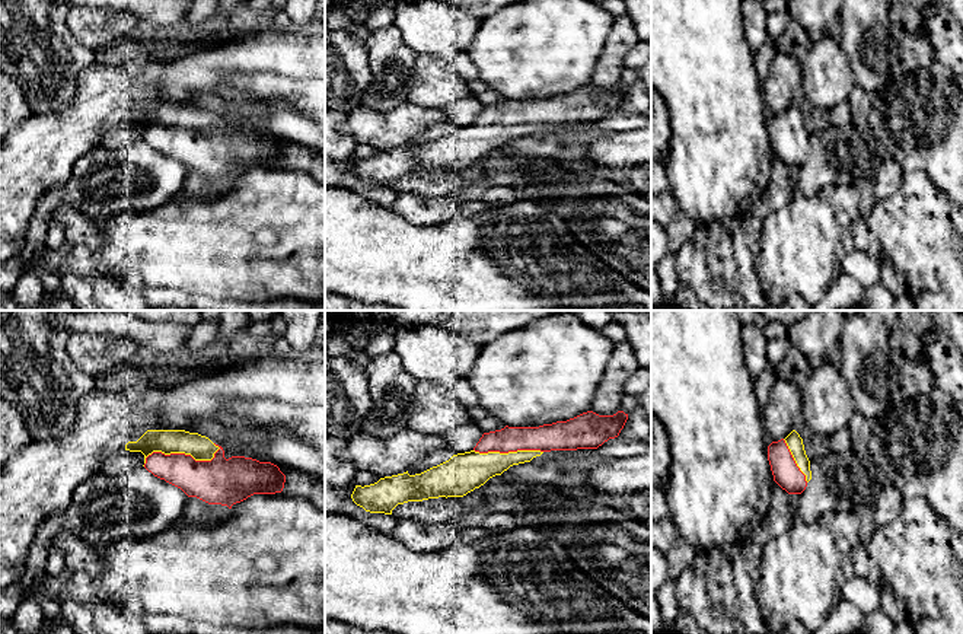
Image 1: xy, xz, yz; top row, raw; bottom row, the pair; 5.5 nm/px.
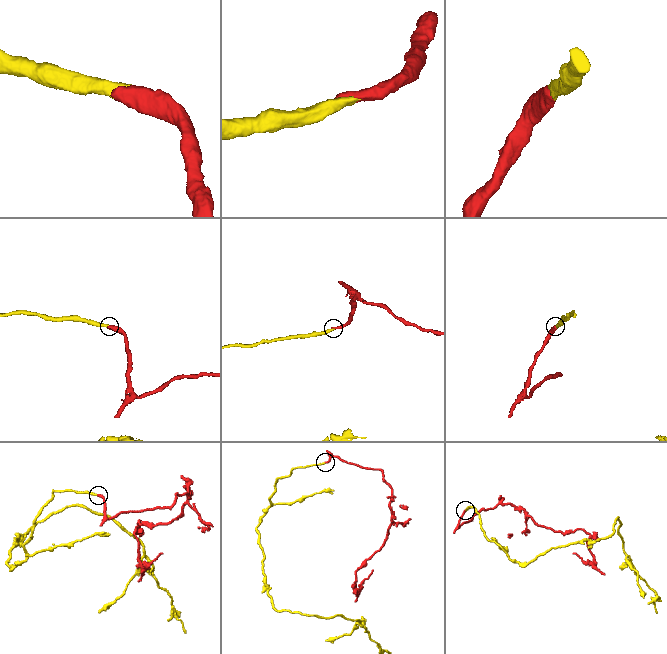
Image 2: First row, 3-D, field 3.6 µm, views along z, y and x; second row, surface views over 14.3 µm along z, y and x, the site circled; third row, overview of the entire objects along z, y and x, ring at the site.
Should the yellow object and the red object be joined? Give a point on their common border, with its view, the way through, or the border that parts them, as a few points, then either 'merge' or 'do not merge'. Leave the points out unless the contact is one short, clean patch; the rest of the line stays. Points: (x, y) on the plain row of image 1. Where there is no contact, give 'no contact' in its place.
contact xy (179, 126); way xy (200, 121), (195, 126), (179, 126), (214, 155); merge

